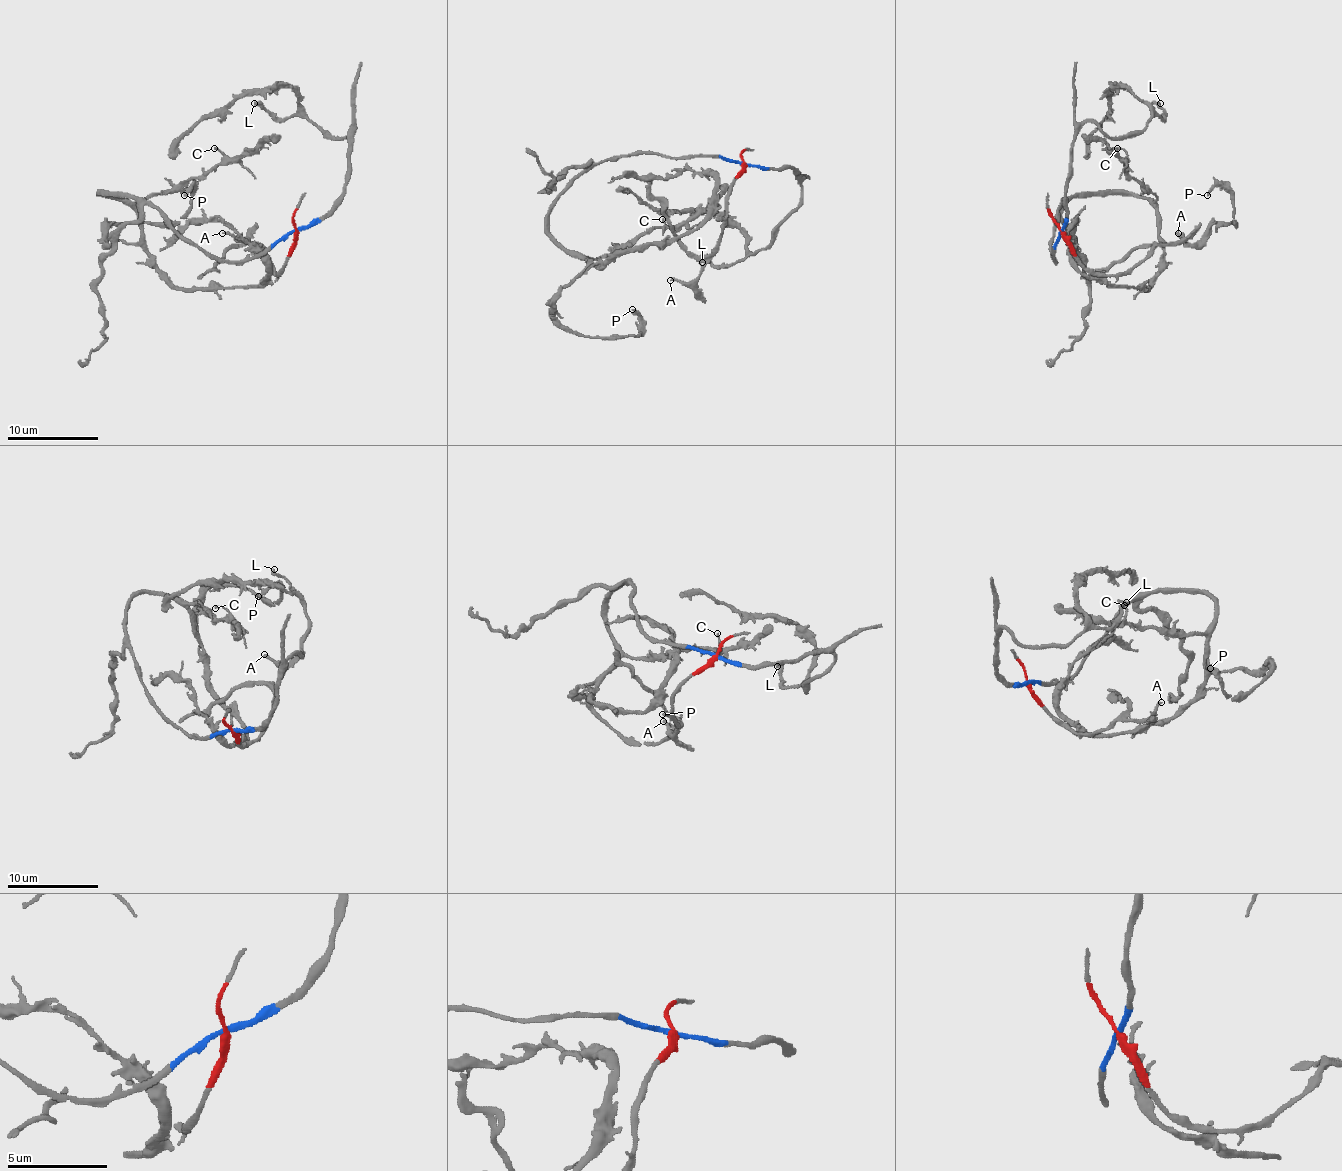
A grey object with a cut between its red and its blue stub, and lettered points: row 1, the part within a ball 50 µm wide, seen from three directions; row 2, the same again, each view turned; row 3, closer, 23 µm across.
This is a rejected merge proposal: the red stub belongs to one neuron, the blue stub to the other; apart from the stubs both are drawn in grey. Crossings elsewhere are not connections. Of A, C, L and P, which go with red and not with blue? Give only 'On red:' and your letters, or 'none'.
On red: A

